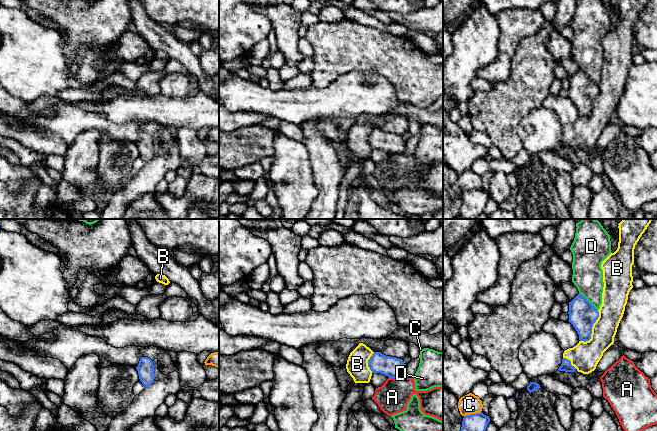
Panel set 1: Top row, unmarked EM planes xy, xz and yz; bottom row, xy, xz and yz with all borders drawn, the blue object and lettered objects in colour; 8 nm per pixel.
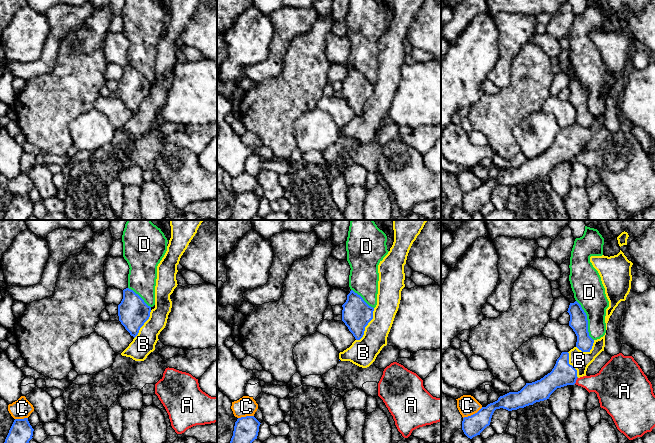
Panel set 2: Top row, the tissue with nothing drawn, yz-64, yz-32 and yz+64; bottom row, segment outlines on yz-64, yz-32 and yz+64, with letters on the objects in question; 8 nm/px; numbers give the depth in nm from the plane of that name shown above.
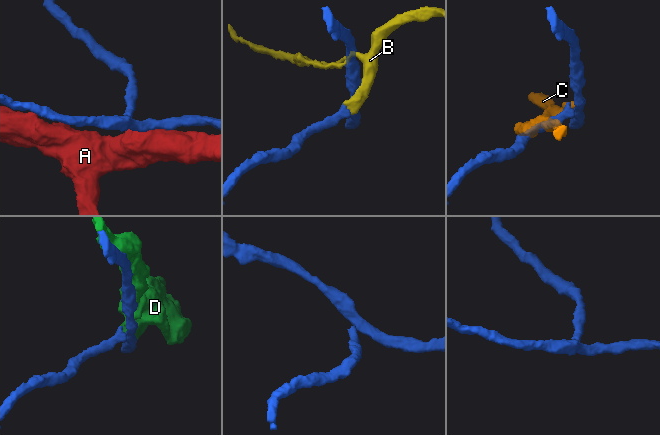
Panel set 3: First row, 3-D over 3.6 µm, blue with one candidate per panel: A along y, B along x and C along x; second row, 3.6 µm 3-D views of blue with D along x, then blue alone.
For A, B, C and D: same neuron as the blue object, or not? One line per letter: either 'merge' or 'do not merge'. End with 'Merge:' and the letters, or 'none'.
A: do not merge
B: merge
C: do not merge
D: do not merge
Merge: B

